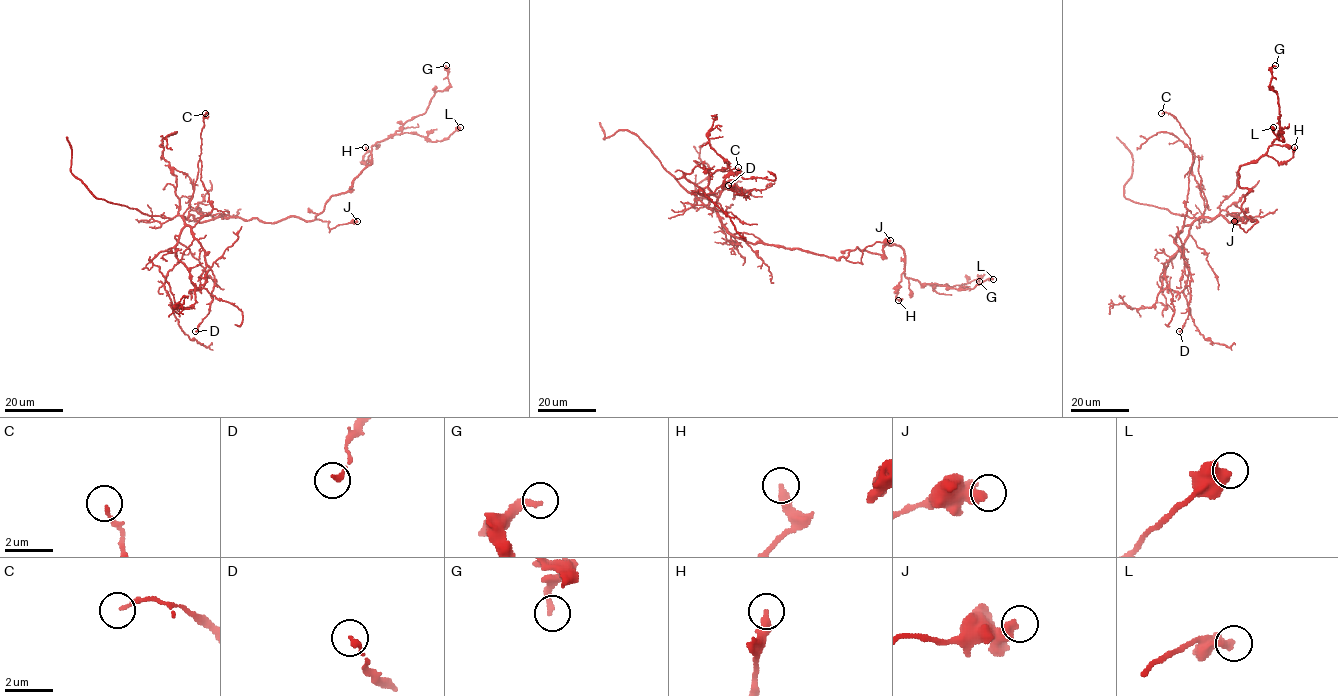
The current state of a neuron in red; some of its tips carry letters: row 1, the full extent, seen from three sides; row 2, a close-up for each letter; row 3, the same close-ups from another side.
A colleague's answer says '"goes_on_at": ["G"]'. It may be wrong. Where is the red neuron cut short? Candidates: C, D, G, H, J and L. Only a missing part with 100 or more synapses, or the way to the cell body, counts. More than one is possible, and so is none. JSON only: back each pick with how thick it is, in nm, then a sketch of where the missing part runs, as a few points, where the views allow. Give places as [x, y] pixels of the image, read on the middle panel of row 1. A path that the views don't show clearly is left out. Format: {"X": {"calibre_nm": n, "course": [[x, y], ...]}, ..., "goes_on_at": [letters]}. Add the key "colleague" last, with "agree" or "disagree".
{"goes_on_at": [], "colleague": "disagree"}

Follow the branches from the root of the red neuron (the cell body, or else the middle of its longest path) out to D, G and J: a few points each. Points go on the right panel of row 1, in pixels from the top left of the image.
D: (1243, 222), (1238, 215), (1231, 222), (1221, 215), (1198, 217), (1174, 240), (1190, 273), (1188, 315), (1179, 331)
G: (1243, 222), (1254, 219), (1241, 210), (1248, 190), (1238, 169), (1262, 156), (1280, 129), (1275, 65)
J: (1243, 222), (1249, 217), (1254, 219), (1251, 221), (1257, 220), (1246, 232), (1234, 221)

